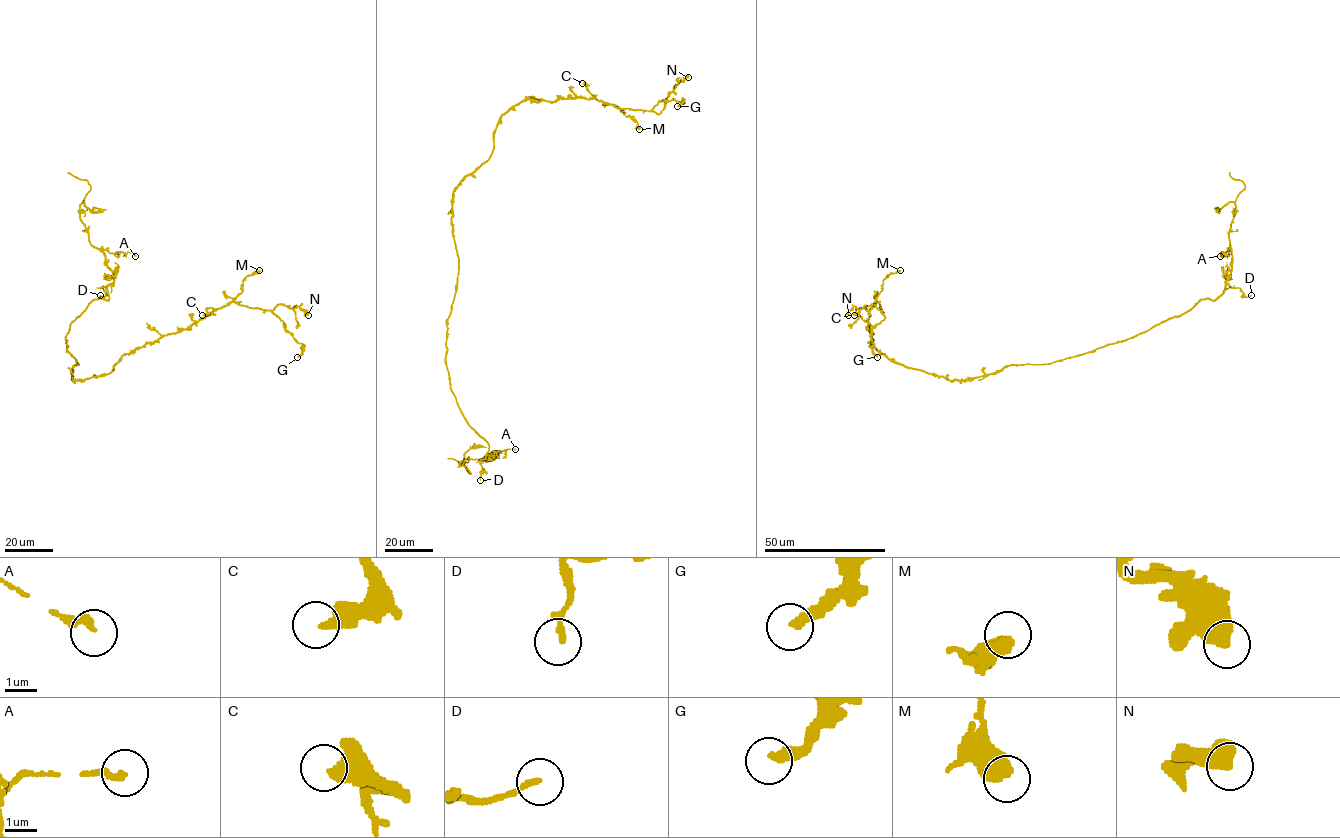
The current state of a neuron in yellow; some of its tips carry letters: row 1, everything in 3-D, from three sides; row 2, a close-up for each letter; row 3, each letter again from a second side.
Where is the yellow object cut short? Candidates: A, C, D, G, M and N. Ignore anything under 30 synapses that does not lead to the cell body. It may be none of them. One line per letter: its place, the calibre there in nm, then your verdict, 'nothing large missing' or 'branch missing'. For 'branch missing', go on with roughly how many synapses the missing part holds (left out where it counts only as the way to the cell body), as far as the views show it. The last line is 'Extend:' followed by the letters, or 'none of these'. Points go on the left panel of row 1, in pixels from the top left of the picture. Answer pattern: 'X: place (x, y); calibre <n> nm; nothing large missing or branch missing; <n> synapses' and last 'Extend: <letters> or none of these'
A: place (135, 256); calibre 200 nm; nothing large missing
C: place (202, 315); calibre 300 nm; nothing large missing
D: place (100, 295); calibre 180 nm; nothing large missing
G: place (297, 357); calibre 360 nm; nothing large missing
M: place (259, 270); calibre 500 nm; nothing large missing
N: place (308, 315); calibre 550 nm; nothing large missing
Extend: none of these

